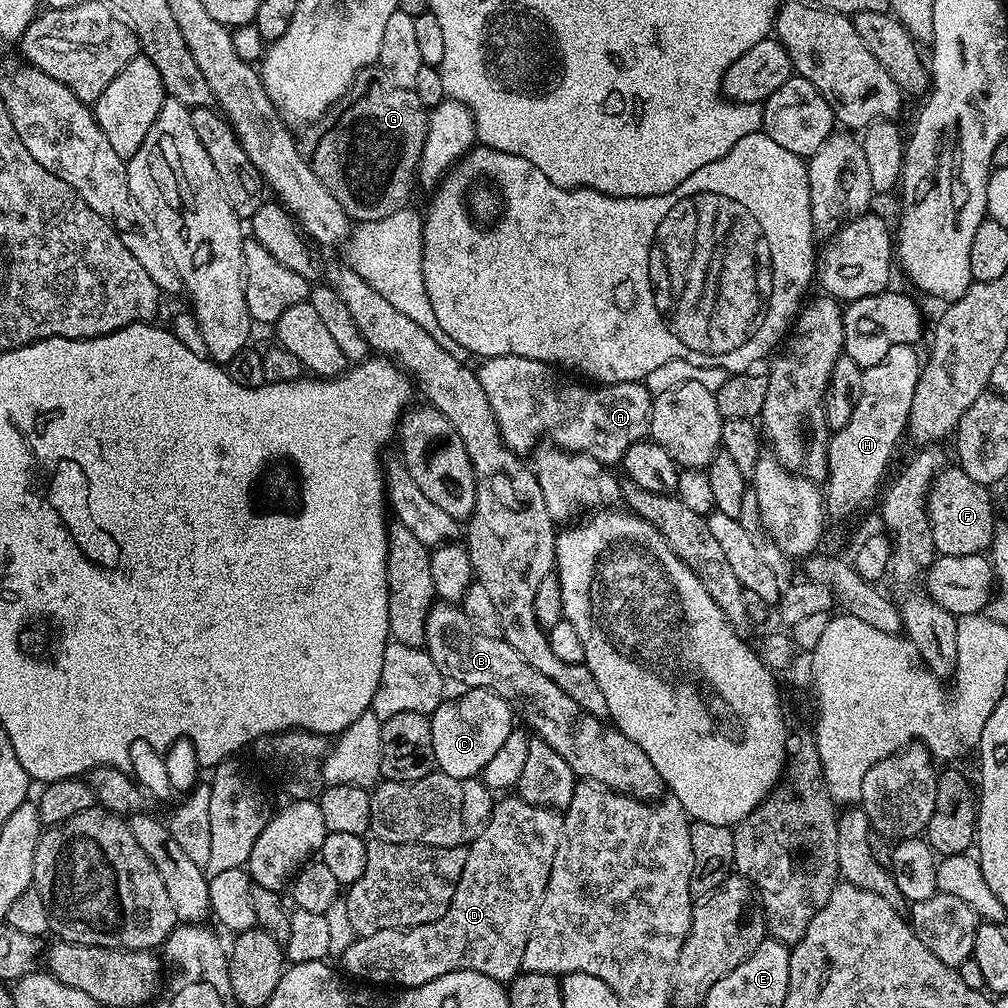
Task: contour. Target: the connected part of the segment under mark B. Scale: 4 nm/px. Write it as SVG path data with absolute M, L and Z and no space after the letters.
M433 603L426 618L424 648L430 658L434 658L434 666L438 666L449 681L457 680L468 690L487 688L504 699L539 739L545 740L555 752L566 758L566 766L570 766L578 778L584 779L585 776L593 780L593 785L611 788L613 792L645 802L655 802L665 793L663 778L634 741L601 717L585 714L574 698L558 690L546 674L534 670L514 646L502 638L486 638L486 634L478 634L474 626L470 626L463 607Z

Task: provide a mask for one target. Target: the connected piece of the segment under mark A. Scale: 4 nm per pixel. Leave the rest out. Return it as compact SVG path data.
M489 356L481 364L484 365L478 368L480 385L490 402L504 444L511 452L531 453L537 447L539 436L553 436L559 447L590 455L612 466L630 445L649 435L654 396L643 383L631 380L603 386L575 384L572 380L563 380L553 365L521 356Z

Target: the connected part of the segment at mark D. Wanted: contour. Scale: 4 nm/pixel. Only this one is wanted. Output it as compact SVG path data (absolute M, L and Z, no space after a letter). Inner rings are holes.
M516 794L505 796L508 796L505 800L497 799L493 803L486 820L488 825L477 834L473 844L467 845L466 866L462 870L462 878L458 878L458 886L446 914L422 926L383 928L378 930L378 934L356 936L352 944L338 956L339 967L353 981L364 982L360 980L368 979L376 984L397 984L397 989L403 990L434 982L434 978L442 978L442 974L451 972L481 972L495 980L510 982L521 971L526 938L554 866L554 854L562 838L564 818L555 808L528 804ZM524 828L541 828L544 833L540 836L540 844L531 840Z

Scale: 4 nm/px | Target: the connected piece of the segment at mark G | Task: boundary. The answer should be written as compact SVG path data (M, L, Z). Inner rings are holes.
M383 82L372 88L361 100L356 100L340 116L340 121L321 138L310 155L314 174L330 190L334 198L346 210L353 221L381 220L405 207L412 196L412 187L418 184L422 148L428 133L429 109L418 102L418 94L410 88L398 88L391 82Z

